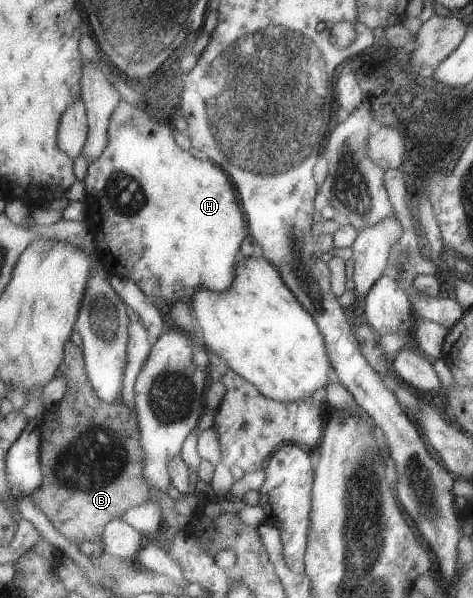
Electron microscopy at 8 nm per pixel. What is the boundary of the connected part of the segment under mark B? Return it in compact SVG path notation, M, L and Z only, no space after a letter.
M73 340L66 347L65 363L61 366L59 376L67 378L68 388L60 401L61 405L53 407L53 417L40 425L44 437L42 460L46 478L45 485L32 498L56 524L56 528L71 541L79 545L90 541L103 543L109 523L121 518L127 510L151 500L152 485L146 475L147 459L140 419L137 411L124 399L109 403L99 395L88 372L85 350Z

